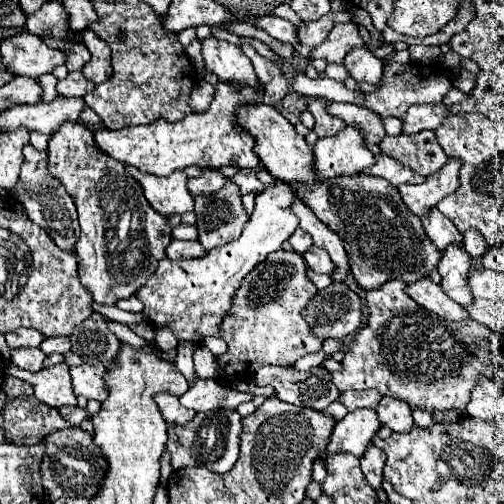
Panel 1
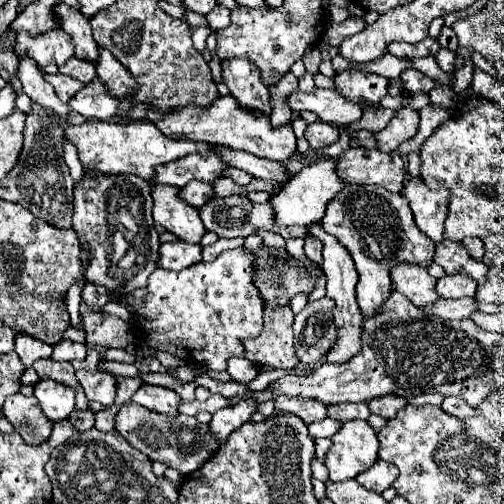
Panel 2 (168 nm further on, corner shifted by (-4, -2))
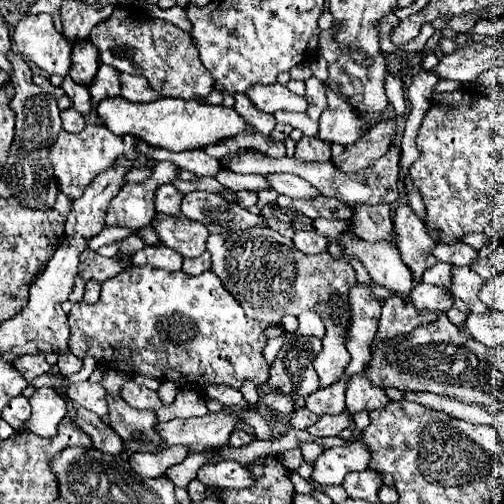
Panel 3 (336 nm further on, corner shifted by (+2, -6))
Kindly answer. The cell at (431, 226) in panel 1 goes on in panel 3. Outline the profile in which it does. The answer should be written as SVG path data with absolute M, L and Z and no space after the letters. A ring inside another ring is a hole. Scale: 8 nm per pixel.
M452 267L452 293L460 297L472 313L488 313L490 309L478 299L484 279L470 267Z

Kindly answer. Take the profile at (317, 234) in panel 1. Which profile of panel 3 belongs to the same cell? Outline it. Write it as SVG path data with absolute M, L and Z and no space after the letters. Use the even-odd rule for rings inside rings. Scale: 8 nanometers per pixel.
M336 297L316 303L314 309L326 325L326 335L322 339L324 347L314 359L314 369L320 377L320 387L328 387L340 379L340 371L350 363L350 353L346 349L350 313L346 307L338 305Z

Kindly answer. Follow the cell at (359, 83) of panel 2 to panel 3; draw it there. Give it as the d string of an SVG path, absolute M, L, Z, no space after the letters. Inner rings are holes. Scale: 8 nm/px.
M326 85L328 107L320 117L318 137L328 143L350 145L360 139L364 131L368 131L368 125L364 123L364 119L360 119L358 109L338 93L340 91L334 91Z

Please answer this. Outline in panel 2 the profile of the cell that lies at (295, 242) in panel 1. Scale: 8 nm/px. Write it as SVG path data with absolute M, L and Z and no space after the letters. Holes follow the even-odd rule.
M230 195L230 197L214 197L210 199L210 203L206 203L204 207L200 207L200 219L204 223L204 227L208 231L214 231L218 237L228 237L228 239L234 239L234 237L248 237L252 233L256 233L258 229L266 229L266 231L272 231L272 233L278 233L282 235L284 239L294 239L294 237L306 237L308 231L306 227L298 227L298 225L292 225L292 227L278 227L276 219L274 219L274 213L272 209L262 209L262 207L270 207L270 203L262 203L262 205L256 205L252 203L246 195Z

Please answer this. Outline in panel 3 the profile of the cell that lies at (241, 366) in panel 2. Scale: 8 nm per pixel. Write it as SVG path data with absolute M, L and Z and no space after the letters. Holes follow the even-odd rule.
M246 379L244 383L242 383L242 395L244 395L244 401L248 401L248 403L256 403L256 399L258 399L258 389L256 389L256 385L250 381L250 379Z

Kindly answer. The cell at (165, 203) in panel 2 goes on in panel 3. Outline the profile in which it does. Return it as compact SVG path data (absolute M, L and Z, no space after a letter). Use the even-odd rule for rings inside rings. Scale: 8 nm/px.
M156 213L152 227L158 233L162 245L178 251L184 257L198 257L206 251L208 229L202 223L194 223L184 215L174 217Z

